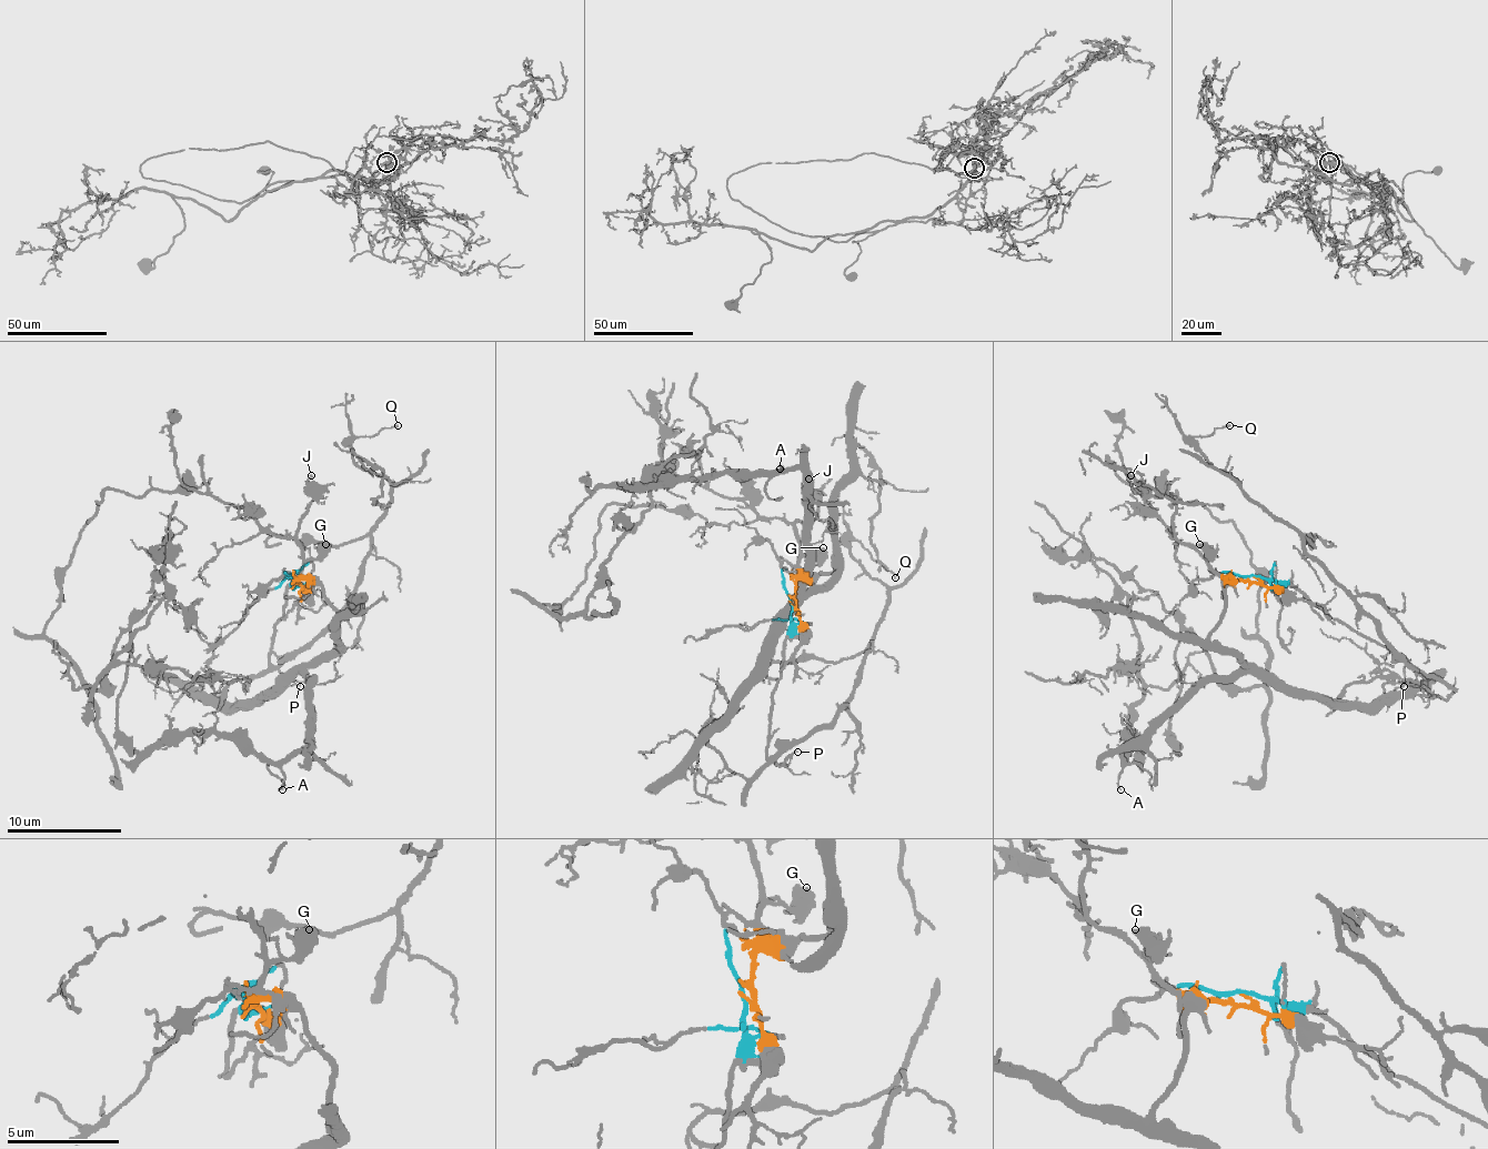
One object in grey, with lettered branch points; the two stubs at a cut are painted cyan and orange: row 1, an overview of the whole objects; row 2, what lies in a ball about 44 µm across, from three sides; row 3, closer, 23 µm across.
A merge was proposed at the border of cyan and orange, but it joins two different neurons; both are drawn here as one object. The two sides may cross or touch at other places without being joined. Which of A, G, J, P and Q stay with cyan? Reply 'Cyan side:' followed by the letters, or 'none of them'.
Cyan side: P, Q

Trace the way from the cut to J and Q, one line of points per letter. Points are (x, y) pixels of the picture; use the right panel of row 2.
J: (1254, 577), (1225, 581), (1193, 548), (1176, 537), (1173, 500), (1153, 497), (1130, 474)
Q: (1254, 575), (1288, 581), (1408, 666), (1296, 532), (1207, 460), (1193, 437), (1230, 425)

